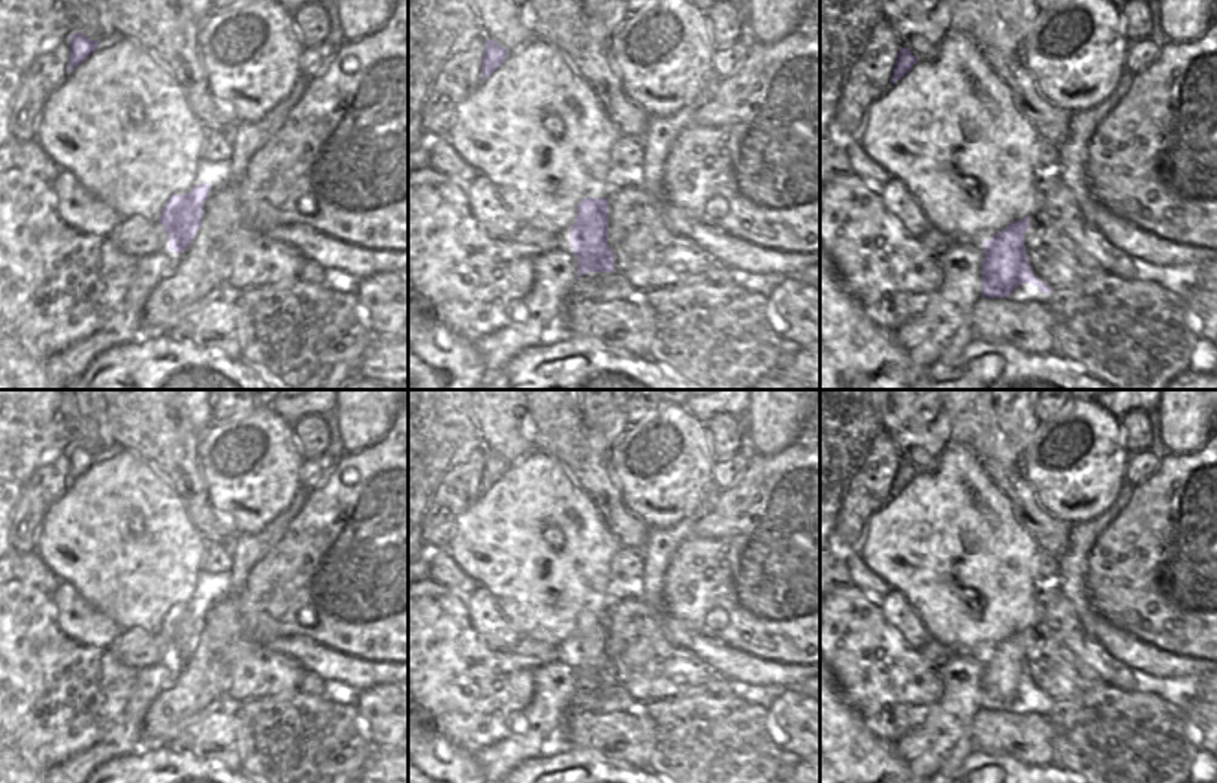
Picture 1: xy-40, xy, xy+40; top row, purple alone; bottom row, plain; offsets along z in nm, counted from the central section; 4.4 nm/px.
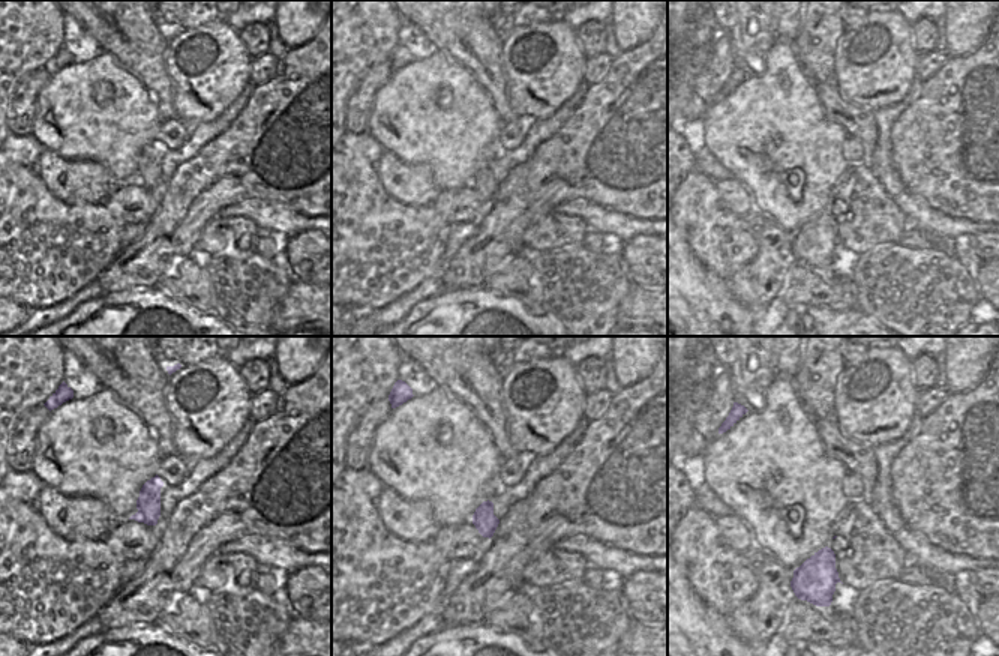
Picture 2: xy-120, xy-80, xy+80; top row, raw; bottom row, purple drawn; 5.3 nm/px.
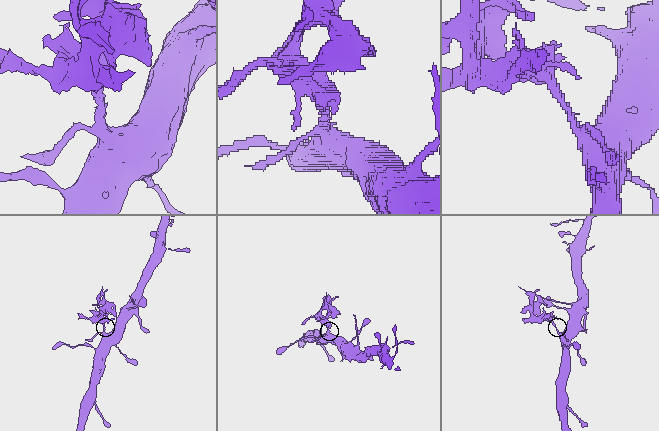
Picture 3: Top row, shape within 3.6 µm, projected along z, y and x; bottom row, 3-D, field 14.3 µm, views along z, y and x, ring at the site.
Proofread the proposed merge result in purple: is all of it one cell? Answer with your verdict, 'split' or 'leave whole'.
split

